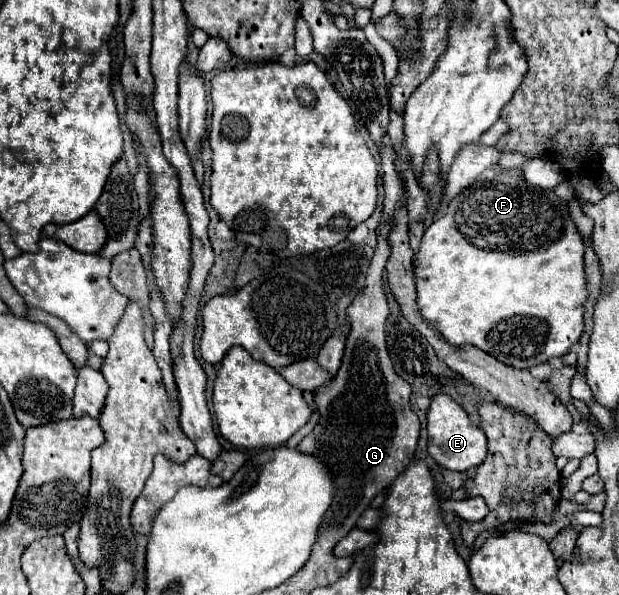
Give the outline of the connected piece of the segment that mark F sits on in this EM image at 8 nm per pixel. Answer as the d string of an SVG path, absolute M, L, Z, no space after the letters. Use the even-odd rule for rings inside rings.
M500 172L492 180L478 182L476 186L470 186L462 190L458 196L454 196L446 208L446 214L436 218L424 232L420 252L416 256L416 266L414 266L414 276L416 276L416 288L418 288L418 306L422 316L434 324L440 334L452 344L452 346L462 346L462 344L472 344L500 362L512 366L512 368L532 368L538 364L548 362L554 356L564 356L572 344L576 344L582 336L584 330L584 302L588 298L586 290L586 272L584 272L584 240L582 234L578 232L576 224L572 222L568 214L568 204L562 202L554 190L542 190L532 184L528 184L520 174L516 172Z

